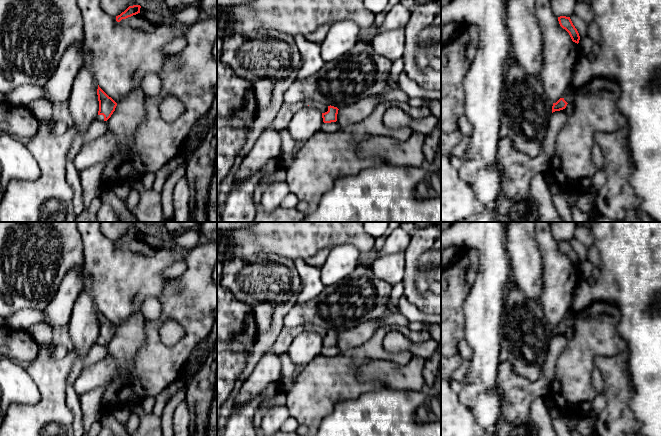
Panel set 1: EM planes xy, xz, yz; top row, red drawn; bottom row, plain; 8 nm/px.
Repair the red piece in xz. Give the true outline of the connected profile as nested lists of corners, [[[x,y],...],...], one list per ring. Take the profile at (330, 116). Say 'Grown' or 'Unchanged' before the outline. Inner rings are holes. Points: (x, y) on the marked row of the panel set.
Grown. [[[305,100],[304,102],[306,106],[309,105],[311,107],[316,107],[321,111],[324,123],[331,123],[337,121],[337,114],[339,110],[337,107],[320,104],[313,100]]]

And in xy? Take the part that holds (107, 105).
Grown. [[[98,85],[97,89],[98,101],[99,101],[99,111],[96,116],[96,120],[107,121],[117,106],[117,103],[109,97]]]

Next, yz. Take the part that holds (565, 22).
Unchanged. [[[560,16],[558,17],[558,21],[560,26],[569,33],[572,41],[578,44],[580,40],[580,36],[577,29],[573,25],[570,17]]]

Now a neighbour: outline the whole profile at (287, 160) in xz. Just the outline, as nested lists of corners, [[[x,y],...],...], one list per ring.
[[[296,152],[282,156],[282,168],[288,168],[292,165],[295,160]]]

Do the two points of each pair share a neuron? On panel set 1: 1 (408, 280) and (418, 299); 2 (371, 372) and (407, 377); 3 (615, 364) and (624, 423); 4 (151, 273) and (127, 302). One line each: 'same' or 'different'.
1: same
2: same
3: same
4: same

